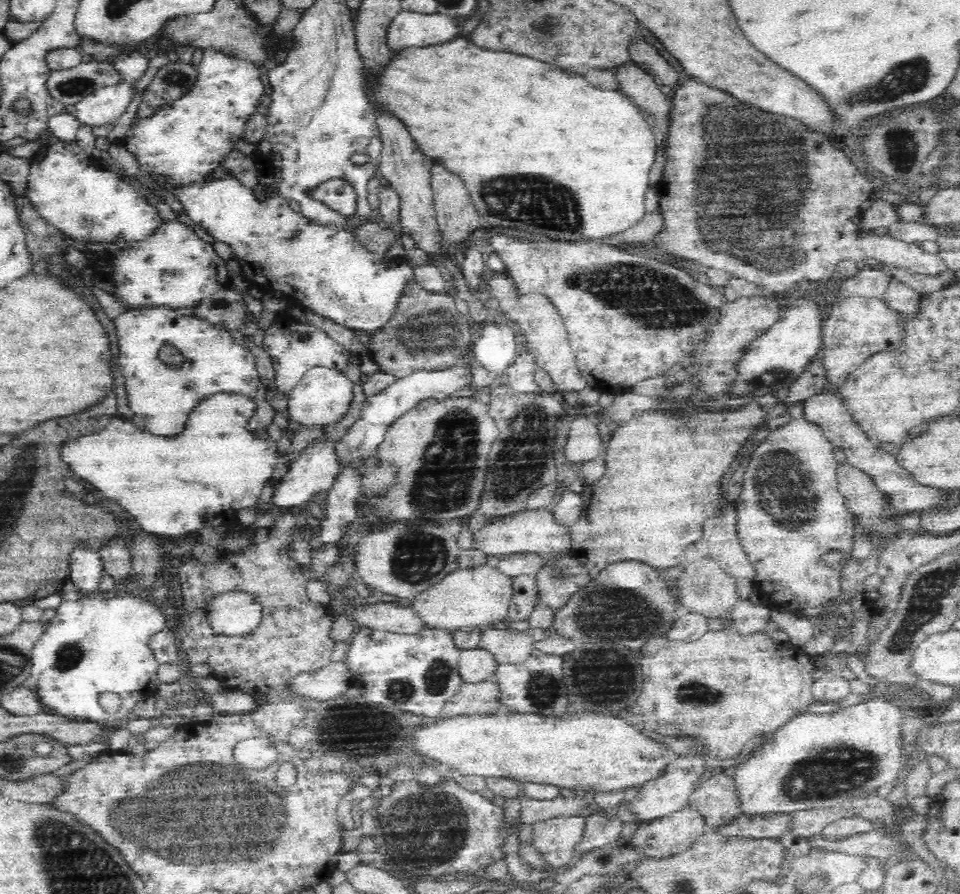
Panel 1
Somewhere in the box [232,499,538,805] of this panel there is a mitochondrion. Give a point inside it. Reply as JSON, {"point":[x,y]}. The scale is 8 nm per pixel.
{"point":[416,556]}

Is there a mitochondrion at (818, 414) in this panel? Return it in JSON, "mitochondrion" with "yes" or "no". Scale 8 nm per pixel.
{"mitochondrion":"no"}

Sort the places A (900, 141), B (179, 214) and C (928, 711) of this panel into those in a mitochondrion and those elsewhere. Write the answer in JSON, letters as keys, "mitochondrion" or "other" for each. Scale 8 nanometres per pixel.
{"A":"mitochondrion","B":"other","C":"other"}

